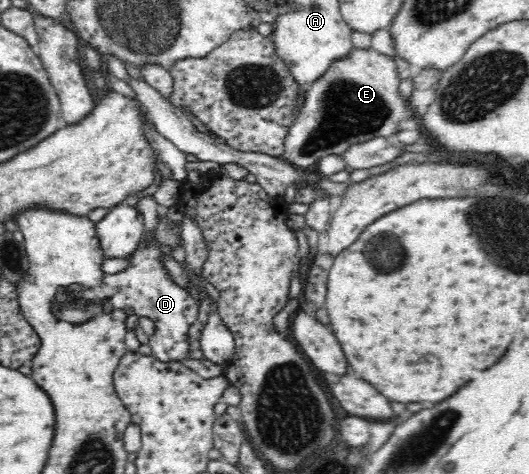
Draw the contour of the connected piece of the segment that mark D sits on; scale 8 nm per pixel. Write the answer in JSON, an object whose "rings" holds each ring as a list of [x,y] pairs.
{"rings":[[[161,207],[157,212],[154,229],[147,231],[127,257],[127,268],[117,274],[105,275],[109,299],[118,309],[133,310],[140,316],[139,326],[149,336],[148,345],[153,356],[161,361],[179,361],[189,358],[190,345],[188,329],[195,322],[199,301],[191,297],[182,283],[173,279],[165,265],[167,258],[173,258],[173,250],[183,246],[181,227],[171,221],[169,208]]]}

